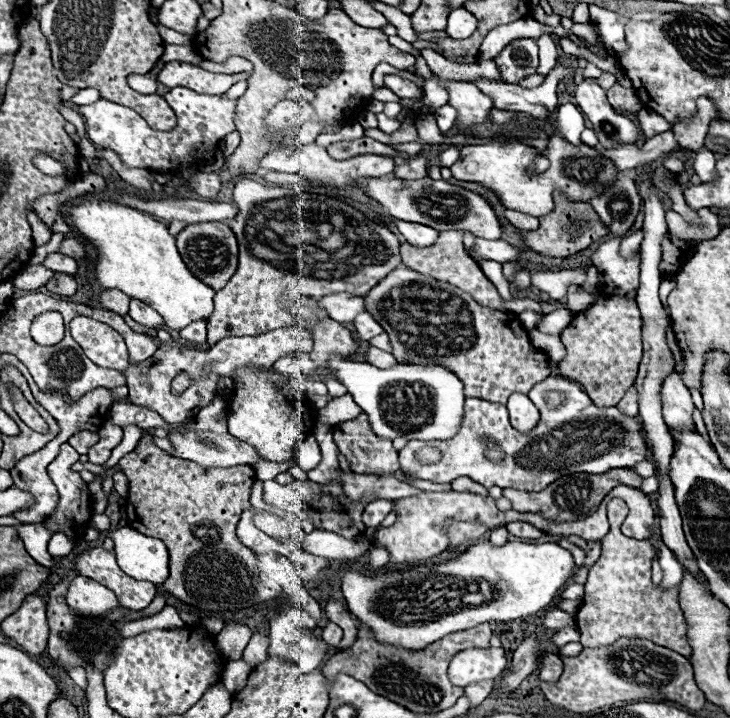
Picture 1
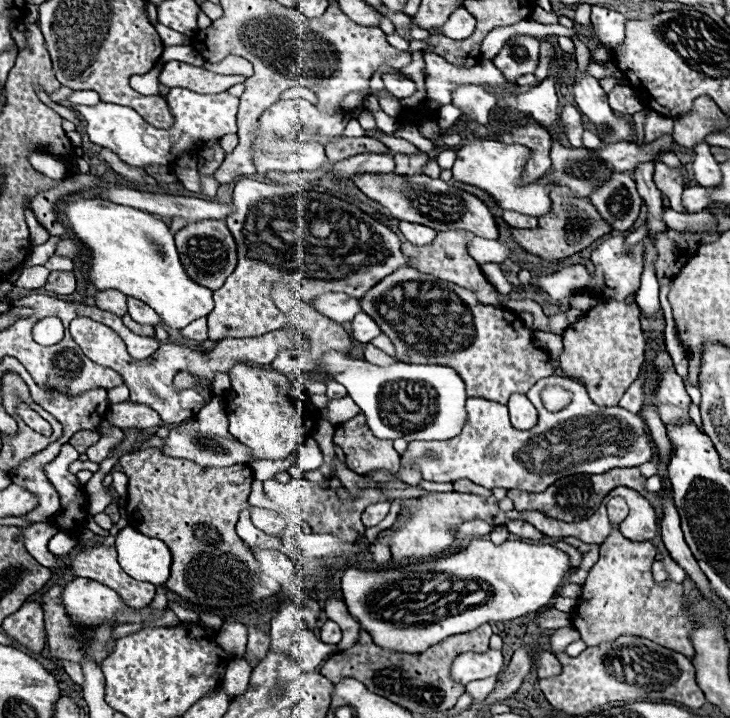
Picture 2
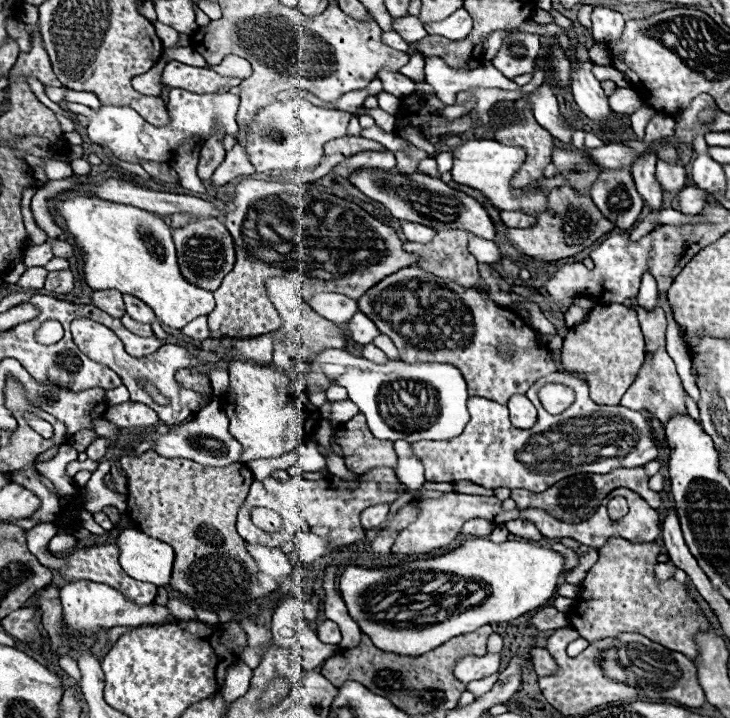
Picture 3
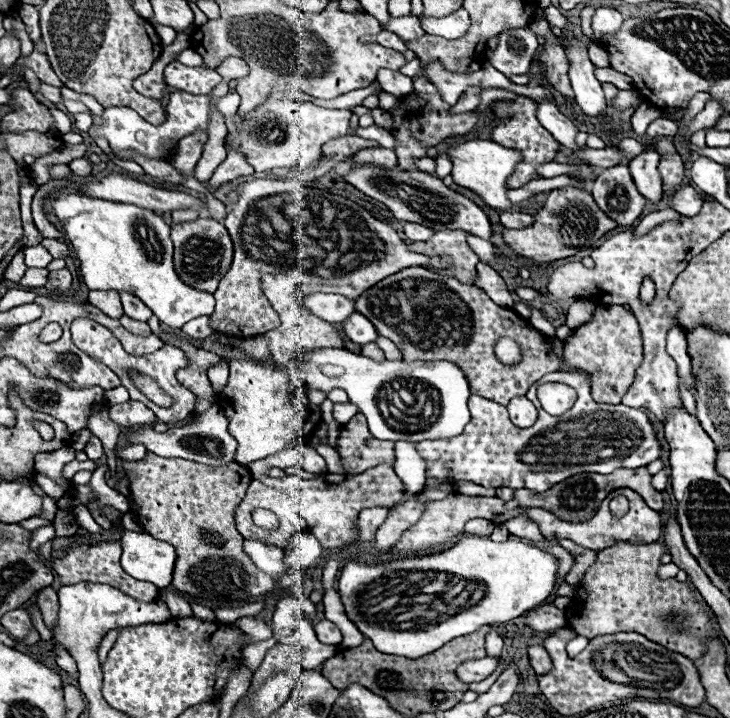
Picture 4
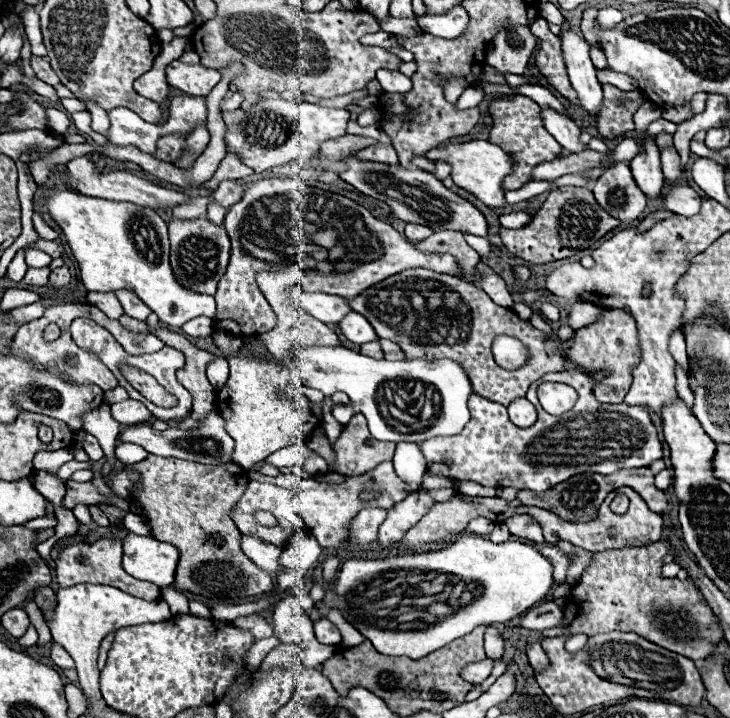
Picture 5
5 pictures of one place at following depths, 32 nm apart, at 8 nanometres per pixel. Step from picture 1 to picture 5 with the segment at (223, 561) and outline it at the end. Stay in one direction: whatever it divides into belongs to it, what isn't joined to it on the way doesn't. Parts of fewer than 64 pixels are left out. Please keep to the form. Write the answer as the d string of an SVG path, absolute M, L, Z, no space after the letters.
M154 454L130 468L142 476L134 488L134 500L144 508L142 516L152 526L152 536L160 542L172 542L180 550L180 566L174 580L178 590L200 594L204 600L220 600L256 596L272 588L268 572L260 570L240 550L240 534L236 534L236 524L228 516L248 486L246 470L236 464L208 466Z

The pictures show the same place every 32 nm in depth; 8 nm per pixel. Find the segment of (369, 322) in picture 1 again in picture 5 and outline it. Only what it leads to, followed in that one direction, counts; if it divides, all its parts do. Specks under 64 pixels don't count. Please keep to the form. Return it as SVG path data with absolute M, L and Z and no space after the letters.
M348 312L348 316L344 316L344 320L338 322L338 330L354 344L366 344L378 338L368 320L358 312Z

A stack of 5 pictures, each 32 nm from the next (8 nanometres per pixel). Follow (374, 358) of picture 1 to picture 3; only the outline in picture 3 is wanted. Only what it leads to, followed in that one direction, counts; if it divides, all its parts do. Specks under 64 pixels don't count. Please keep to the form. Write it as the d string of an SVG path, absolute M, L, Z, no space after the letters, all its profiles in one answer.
M366 344L364 350L362 350L362 356L368 358L368 360L374 360L376 364L384 364L384 362L388 362L386 354L384 354L380 348L376 348L374 344Z

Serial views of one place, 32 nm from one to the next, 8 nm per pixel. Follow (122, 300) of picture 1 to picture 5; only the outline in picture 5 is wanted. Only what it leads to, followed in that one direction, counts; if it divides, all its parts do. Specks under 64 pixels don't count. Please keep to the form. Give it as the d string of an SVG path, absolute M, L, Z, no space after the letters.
M90 292L88 294L88 302L96 304L102 312L106 312L110 318L120 318L124 312L122 312L122 306L116 298L114 292L106 292L106 294L100 294L100 292Z

